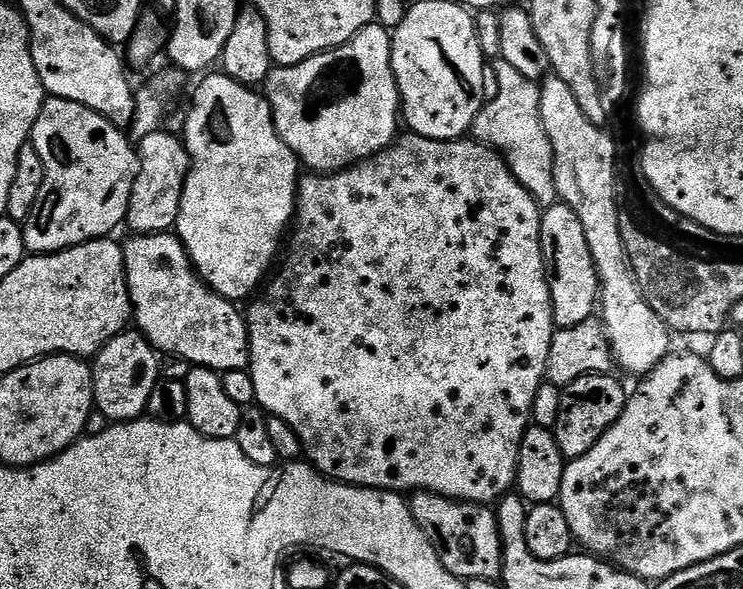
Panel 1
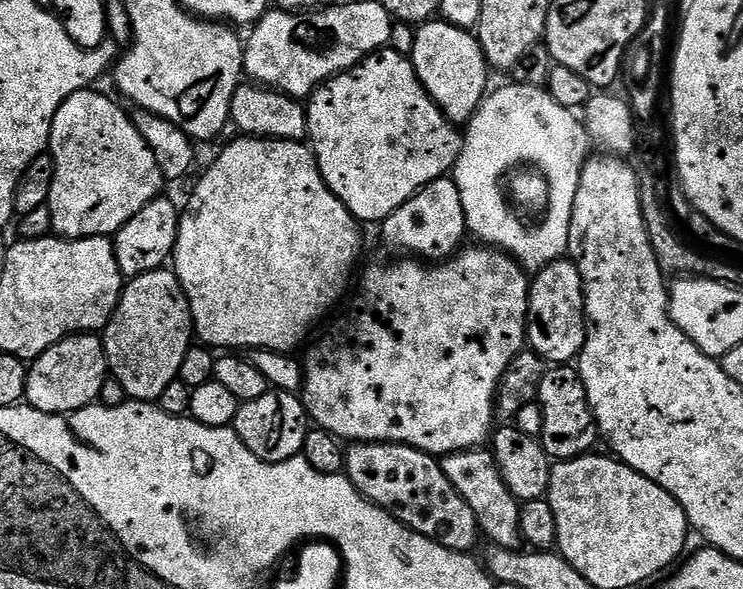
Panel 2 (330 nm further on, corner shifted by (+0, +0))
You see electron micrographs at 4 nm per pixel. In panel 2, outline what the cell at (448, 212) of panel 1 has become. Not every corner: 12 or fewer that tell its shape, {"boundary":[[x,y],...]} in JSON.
{"boundary":[[495,247],[372,264],[302,356],[341,442],[479,449],[525,351]]}

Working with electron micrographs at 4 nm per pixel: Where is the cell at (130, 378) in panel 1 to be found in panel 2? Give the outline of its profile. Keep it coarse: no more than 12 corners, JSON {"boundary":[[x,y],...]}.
{"boundary":[[175,271],[125,285],[102,333],[129,399],[155,403],[193,347]]}

